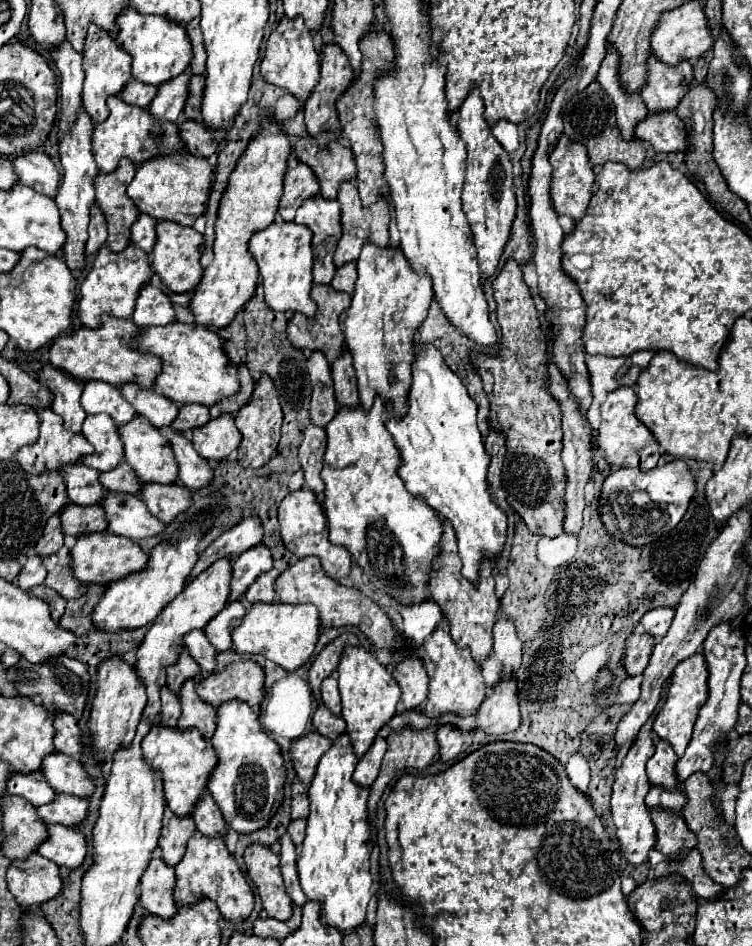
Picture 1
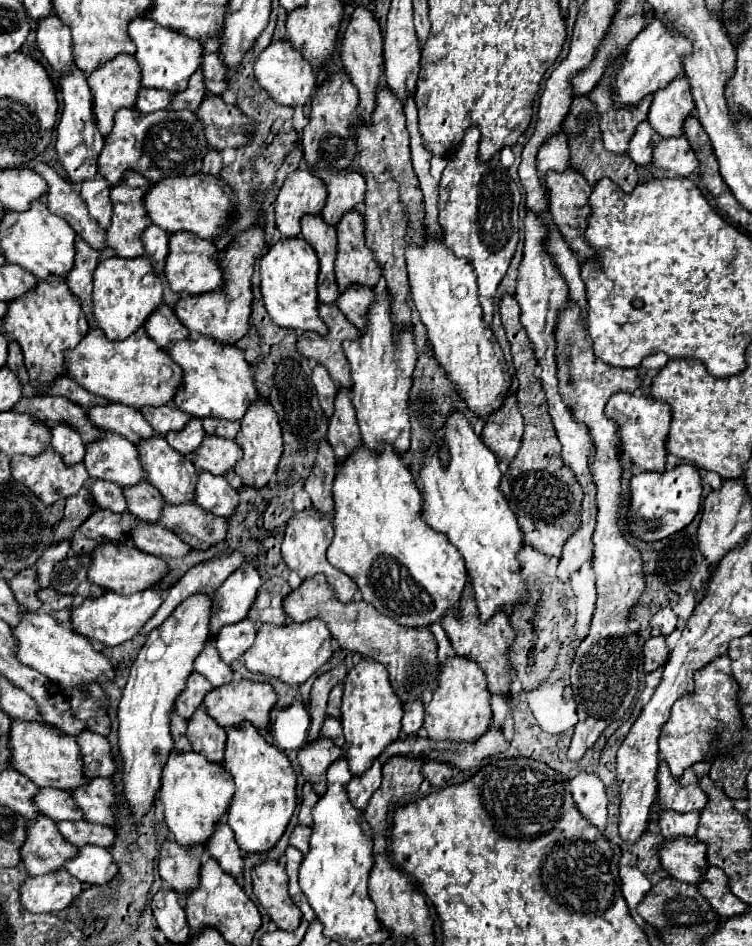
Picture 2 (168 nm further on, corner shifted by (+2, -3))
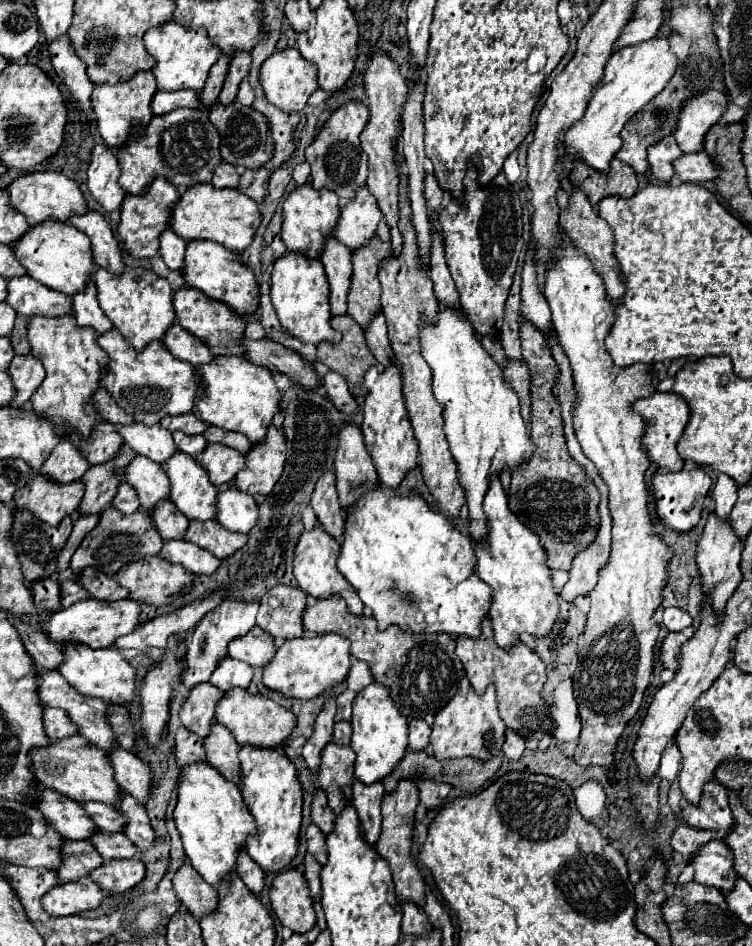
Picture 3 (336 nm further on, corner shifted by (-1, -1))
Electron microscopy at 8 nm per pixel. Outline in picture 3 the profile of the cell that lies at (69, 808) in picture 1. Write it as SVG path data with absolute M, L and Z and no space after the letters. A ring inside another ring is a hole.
M99 831L89 841L105 859L133 859L137 855L137 847L127 839L125 833Z

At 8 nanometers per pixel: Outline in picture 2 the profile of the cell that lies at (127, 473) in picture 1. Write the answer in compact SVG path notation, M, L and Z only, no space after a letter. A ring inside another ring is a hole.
M142 481L132 487L124 487L122 491L128 503L128 511L136 519L158 523L160 507L164 505L164 497L160 495L160 491L156 491L156 487L152 487L148 481Z

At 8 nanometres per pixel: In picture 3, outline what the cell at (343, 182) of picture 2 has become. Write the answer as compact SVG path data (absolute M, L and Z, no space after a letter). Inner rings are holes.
M363 187L361 193L357 193L355 201L349 201L343 207L339 229L335 229L335 239L351 251L357 251L377 235L379 221L381 213L375 205L375 197L371 197L369 189Z

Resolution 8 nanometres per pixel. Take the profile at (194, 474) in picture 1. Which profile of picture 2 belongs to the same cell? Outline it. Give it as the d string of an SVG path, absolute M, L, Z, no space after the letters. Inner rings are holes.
M200 471L194 487L194 501L220 517L230 517L238 505L238 495L222 475Z

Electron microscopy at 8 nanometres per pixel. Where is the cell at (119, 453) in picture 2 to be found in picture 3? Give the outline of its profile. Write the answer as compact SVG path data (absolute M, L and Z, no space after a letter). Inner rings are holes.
M135 457L131 465L125 469L125 481L129 481L141 501L143 511L153 511L159 501L169 499L171 487L169 477L163 471L161 465L155 465L153 461L147 461L147 457Z

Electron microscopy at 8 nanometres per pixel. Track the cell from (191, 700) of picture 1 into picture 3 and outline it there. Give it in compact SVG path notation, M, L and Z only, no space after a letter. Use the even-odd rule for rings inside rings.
M213 725L211 735L205 739L205 751L207 761L213 765L227 781L233 781L235 785L241 785L241 767L239 767L239 745L235 745L235 739L231 737L229 729L223 725Z

